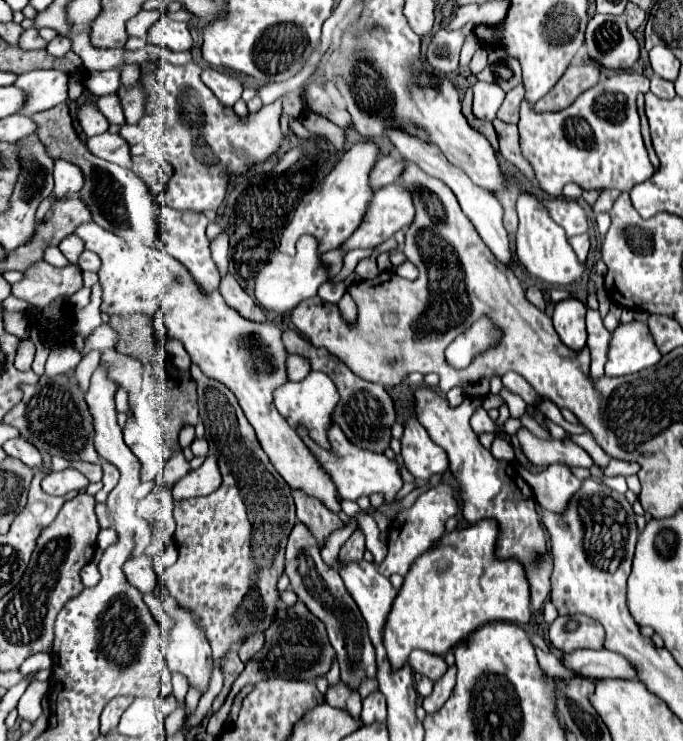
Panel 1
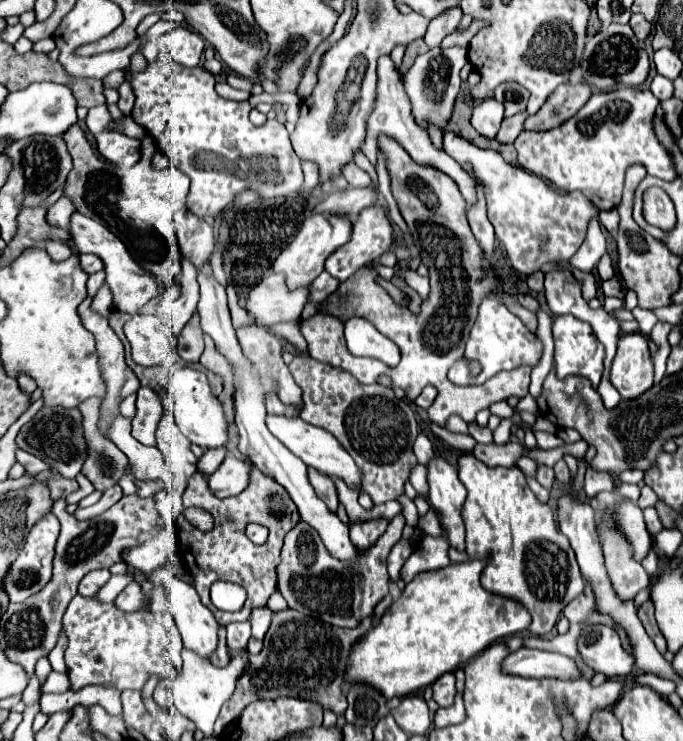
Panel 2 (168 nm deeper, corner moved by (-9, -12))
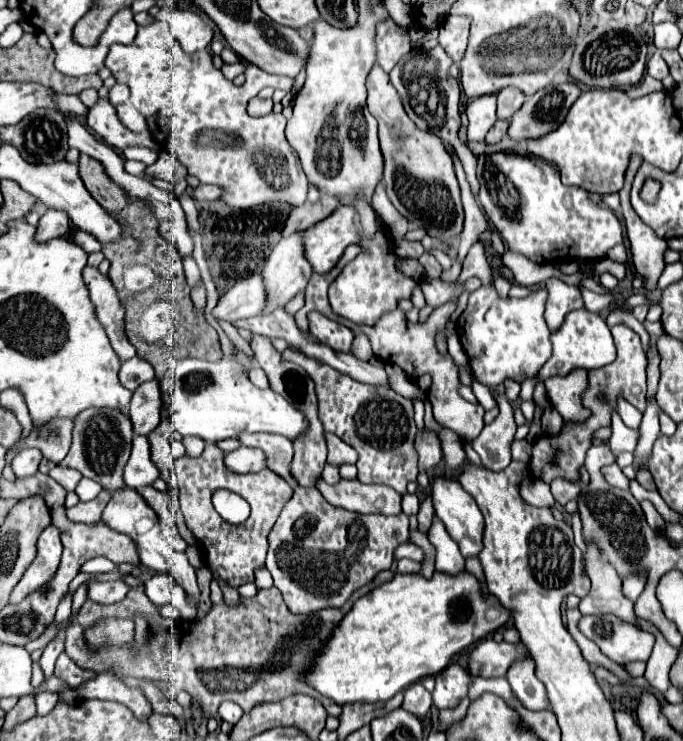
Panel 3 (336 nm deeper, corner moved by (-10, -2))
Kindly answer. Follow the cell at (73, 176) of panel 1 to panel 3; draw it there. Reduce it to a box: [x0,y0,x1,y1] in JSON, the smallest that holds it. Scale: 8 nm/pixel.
[38,208,70,240]

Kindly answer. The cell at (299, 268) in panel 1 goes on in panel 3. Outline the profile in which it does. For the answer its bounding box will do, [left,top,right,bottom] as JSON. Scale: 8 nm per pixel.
[212,274,268,322]

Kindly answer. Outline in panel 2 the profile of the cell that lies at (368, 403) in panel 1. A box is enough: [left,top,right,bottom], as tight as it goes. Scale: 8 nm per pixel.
[289,354,419,504]

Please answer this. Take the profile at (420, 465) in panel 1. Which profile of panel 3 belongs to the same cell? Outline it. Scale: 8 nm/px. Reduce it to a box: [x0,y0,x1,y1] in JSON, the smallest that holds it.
[432,476,484,556]

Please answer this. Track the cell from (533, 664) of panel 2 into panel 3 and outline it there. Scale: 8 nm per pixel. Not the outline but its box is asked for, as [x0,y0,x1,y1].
[468,638,528,678]

